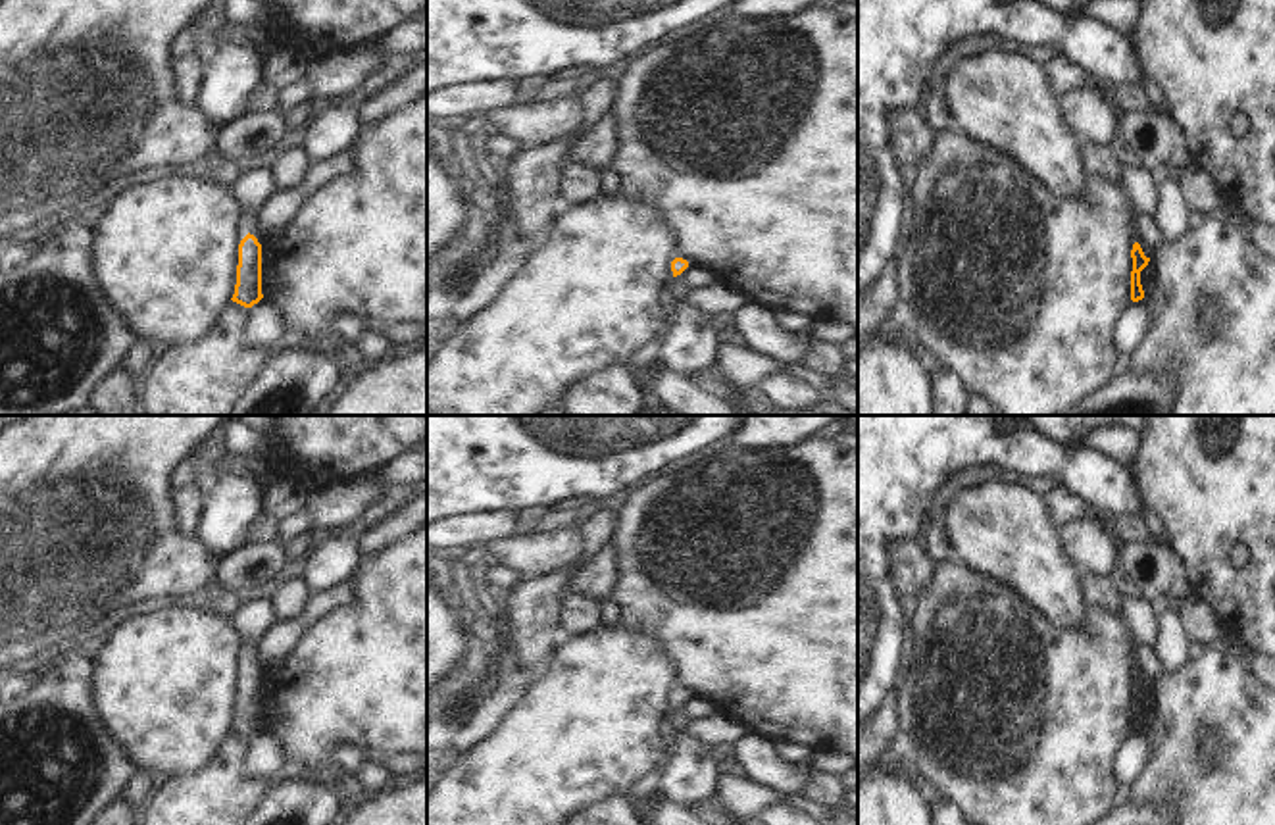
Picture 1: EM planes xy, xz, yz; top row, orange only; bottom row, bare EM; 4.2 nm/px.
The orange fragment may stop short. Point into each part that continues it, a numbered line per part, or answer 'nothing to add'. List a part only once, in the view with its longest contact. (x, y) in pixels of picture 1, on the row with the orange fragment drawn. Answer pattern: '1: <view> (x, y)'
nothing to add

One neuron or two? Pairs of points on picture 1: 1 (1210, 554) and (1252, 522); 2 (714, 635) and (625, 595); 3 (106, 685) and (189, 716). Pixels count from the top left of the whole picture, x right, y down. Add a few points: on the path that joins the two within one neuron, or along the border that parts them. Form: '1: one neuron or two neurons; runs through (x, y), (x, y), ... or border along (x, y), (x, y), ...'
1: one neuron; runs through (1220, 545), (1243, 522)
2: one neuron; runs through (693, 614), (664, 595), (647, 595)
3: one neuron; runs through (127, 685), (158, 685), (168, 695)

